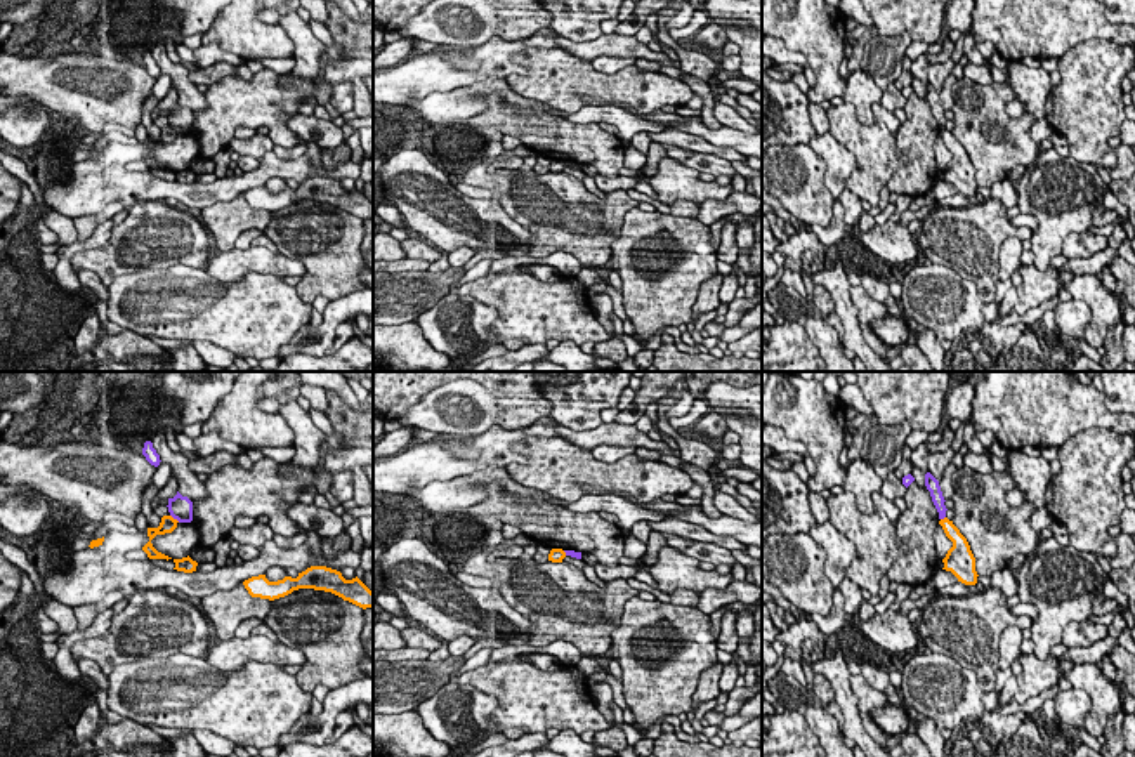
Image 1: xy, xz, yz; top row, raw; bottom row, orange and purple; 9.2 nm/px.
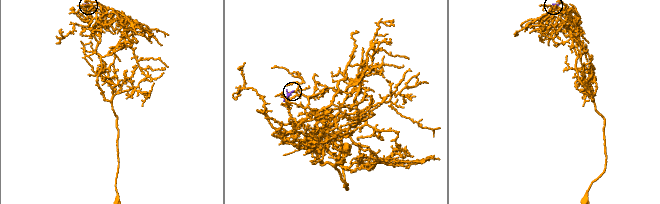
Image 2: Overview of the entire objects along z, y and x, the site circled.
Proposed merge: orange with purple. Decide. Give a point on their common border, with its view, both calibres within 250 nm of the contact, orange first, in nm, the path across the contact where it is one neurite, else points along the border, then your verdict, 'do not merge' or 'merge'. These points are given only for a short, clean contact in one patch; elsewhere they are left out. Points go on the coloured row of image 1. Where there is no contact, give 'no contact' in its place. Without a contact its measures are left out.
meets orange in xy at (176, 520); 140 nm thick on the orange side, 220 nm on the other; border along xy (170, 514), (179, 521); do not merge

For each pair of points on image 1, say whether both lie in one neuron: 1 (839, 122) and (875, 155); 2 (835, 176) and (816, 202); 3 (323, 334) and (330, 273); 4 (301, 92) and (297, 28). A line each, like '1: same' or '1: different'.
1: same
2: different
3: different
4: different

